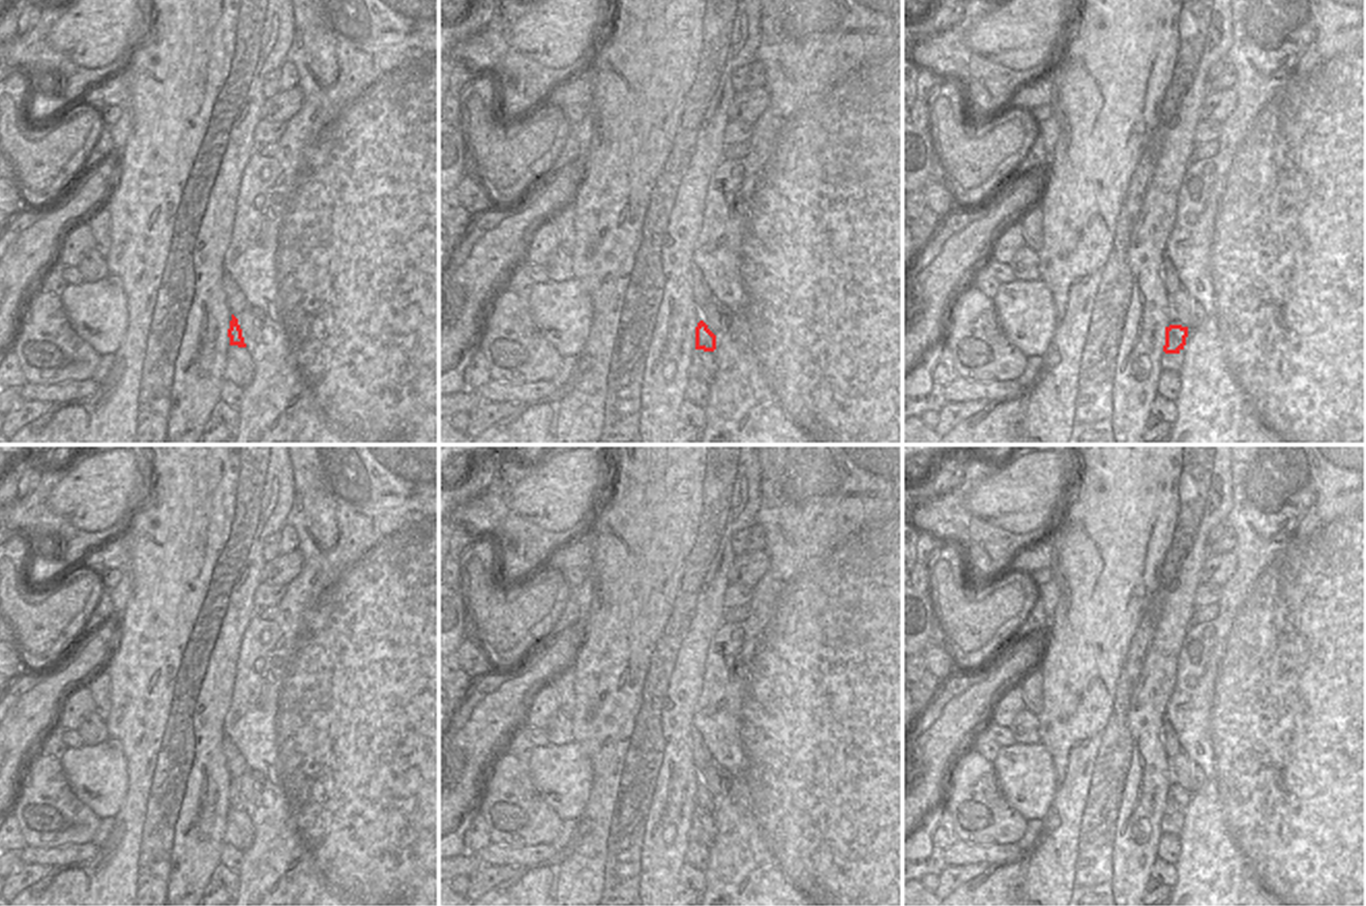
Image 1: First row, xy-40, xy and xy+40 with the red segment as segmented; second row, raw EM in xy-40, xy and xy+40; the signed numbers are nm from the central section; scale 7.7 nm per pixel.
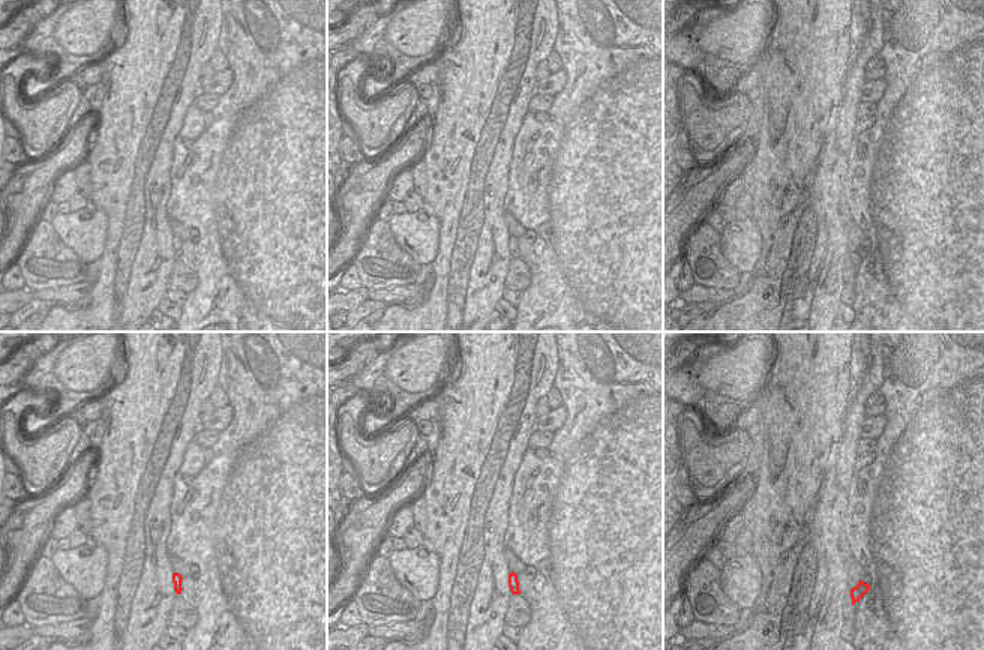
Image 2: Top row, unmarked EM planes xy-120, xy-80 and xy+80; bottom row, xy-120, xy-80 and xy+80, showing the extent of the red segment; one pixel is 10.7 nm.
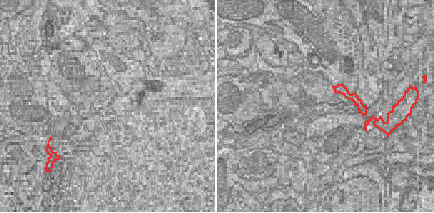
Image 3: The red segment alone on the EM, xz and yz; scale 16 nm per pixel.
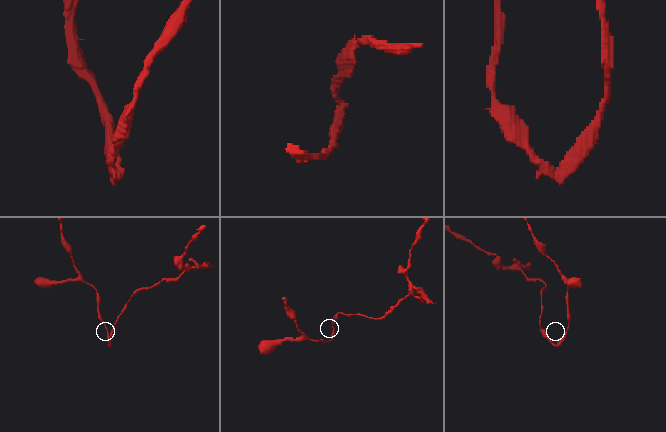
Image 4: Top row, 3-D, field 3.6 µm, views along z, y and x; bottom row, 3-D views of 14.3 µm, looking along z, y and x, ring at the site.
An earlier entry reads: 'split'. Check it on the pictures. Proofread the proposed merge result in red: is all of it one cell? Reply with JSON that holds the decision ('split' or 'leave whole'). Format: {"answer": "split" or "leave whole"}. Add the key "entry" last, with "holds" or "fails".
{"answer": "split", "entry": "holds"}

